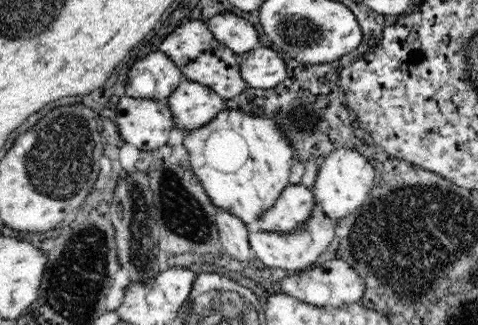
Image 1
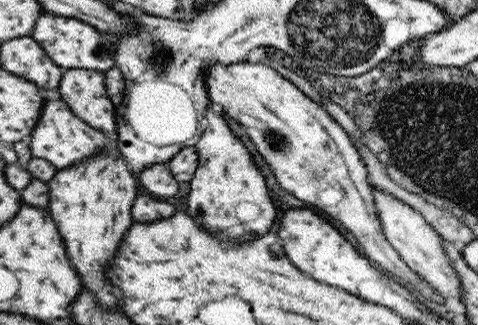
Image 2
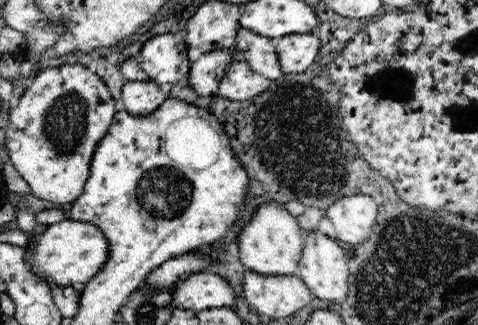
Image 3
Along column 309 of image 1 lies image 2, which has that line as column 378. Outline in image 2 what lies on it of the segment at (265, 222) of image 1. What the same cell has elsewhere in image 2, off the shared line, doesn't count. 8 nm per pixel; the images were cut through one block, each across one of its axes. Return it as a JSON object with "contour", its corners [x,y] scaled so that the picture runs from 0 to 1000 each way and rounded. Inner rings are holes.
{"contour":[[[780,578],[780,609],[785,609],[785,658],[793,671],[793,689],[801,695],[805,732],[810,745],[826,763],[826,775],[835,775],[839,800],[868,831],[877,849],[885,849],[889,868],[902,868],[902,880],[910,880],[910,892],[918,892],[918,905],[927,905],[927,917],[952,917],[960,929],[960,849],[952,843],[952,831],[944,825],[931,775],[927,775],[927,738],[918,732],[918,720],[881,671],[877,652],[868,652],[864,640],[856,640],[851,628],[843,628],[839,615],[822,609],[818,597]]]}

